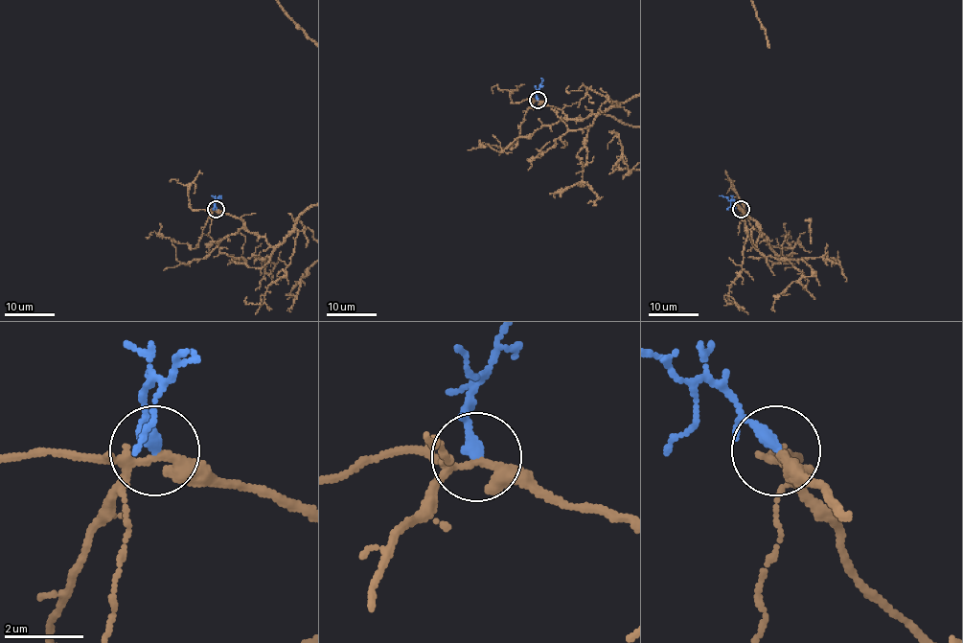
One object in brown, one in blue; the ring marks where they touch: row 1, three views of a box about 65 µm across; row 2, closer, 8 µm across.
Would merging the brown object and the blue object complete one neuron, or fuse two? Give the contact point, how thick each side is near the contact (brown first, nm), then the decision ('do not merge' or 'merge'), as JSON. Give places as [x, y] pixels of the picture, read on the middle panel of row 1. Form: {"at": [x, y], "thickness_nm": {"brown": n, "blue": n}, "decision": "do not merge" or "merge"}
{"at": [538, 100], "thickness_nm": {"brown": 200, "blue": 340}, "decision": "do not merge"}

